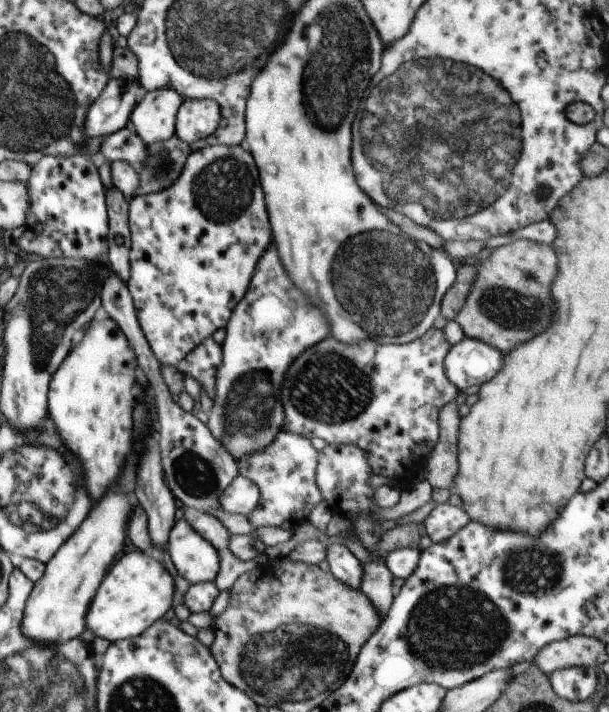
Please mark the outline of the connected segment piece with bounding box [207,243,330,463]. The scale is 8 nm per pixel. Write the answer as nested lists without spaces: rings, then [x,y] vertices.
[[[276,246],[264,252],[256,264],[250,287],[236,304],[225,327],[222,362],[216,370],[216,396],[208,412],[208,430],[226,446],[236,462],[250,460],[256,452],[268,448],[284,426],[284,410],[280,390],[288,366],[306,348],[318,344],[330,335],[328,320],[318,306],[314,306],[300,288],[290,280]]]

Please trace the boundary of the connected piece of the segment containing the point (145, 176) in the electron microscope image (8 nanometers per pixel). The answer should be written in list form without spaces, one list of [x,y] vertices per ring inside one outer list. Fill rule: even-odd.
[[[175,135],[166,141],[146,144],[142,168],[137,170],[140,184],[134,195],[144,196],[170,188],[182,174],[191,152],[189,144]]]

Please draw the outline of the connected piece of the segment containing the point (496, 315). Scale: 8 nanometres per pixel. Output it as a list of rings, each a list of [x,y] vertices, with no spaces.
[[[513,240],[506,246],[492,250],[490,256],[486,260],[482,260],[478,266],[478,274],[472,284],[472,290],[455,321],[464,331],[465,337],[480,340],[480,342],[500,350],[503,354],[508,354],[510,350],[514,350],[522,342],[530,340],[532,336],[542,334],[544,328],[548,328],[552,324],[556,304],[554,304],[554,298],[550,296],[550,286],[556,276],[558,276],[558,260],[550,246],[534,240]]]

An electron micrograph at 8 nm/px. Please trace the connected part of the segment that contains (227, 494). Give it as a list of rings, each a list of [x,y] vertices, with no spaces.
[[[237,475],[220,498],[223,511],[247,516],[260,504],[258,486],[244,476]]]

